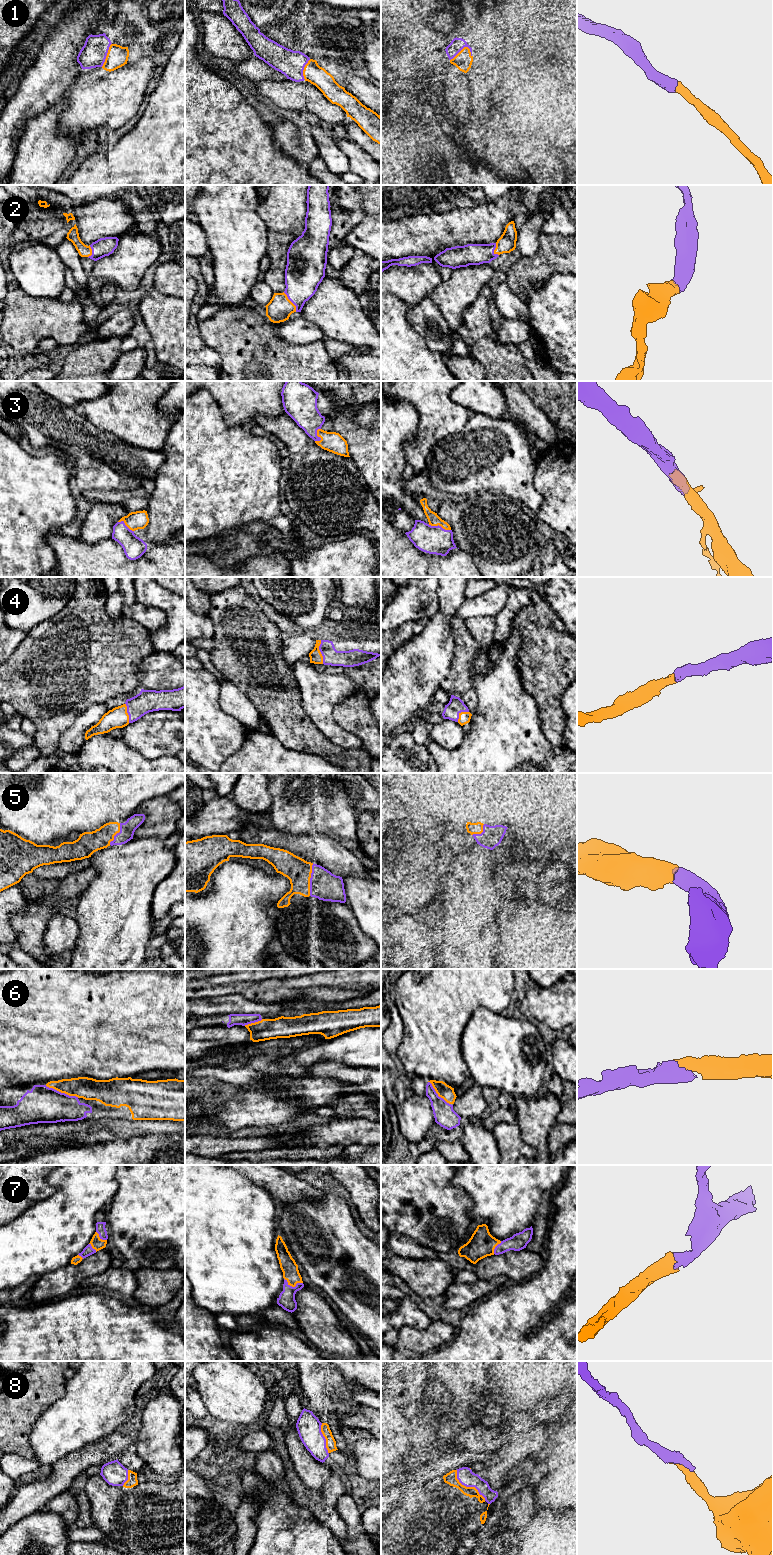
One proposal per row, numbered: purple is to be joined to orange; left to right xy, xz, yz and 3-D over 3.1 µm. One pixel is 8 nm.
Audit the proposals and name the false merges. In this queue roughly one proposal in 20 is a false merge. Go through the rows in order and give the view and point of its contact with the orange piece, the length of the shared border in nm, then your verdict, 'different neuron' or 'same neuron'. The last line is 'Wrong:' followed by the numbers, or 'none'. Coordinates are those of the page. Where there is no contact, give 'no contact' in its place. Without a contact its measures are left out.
1: meets orange in yz at (461, 50); contact 190 nm long; same neuron
2: meets orange in xz at (291, 302); contact 190 nm long; same neuron
3: meets orange in yz at (439, 525); contact 190 nm long; same neuron
4: meets orange in xz at (320, 652); contact 190 nm long; same neuron
5: meets orange in xz at (309, 879); contact 260 nm long; same neuron
6: meets orange in xy at (62, 1092); contact 280 nm long; same neuron
7: meets orange in xz at (293, 1286); contact 160 nm long; same neuron
8: meets orange in yz at (468, 1487); contact 340 nm long; same neuron
Wrong: none

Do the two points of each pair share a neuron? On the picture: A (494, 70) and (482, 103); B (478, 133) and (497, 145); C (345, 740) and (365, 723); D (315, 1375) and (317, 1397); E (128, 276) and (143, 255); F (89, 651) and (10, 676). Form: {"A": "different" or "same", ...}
{"A": "same", "B": "same", "C": "different", "D": "same", "E": "same", "F": "same"}

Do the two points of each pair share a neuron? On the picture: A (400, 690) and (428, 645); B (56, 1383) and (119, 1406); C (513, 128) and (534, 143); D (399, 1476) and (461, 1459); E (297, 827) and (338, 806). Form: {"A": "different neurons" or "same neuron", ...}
{"A": "same neuron", "B": "different neurons", "C": "different neurons", "D": "same neuron", "E": "same neuron"}

